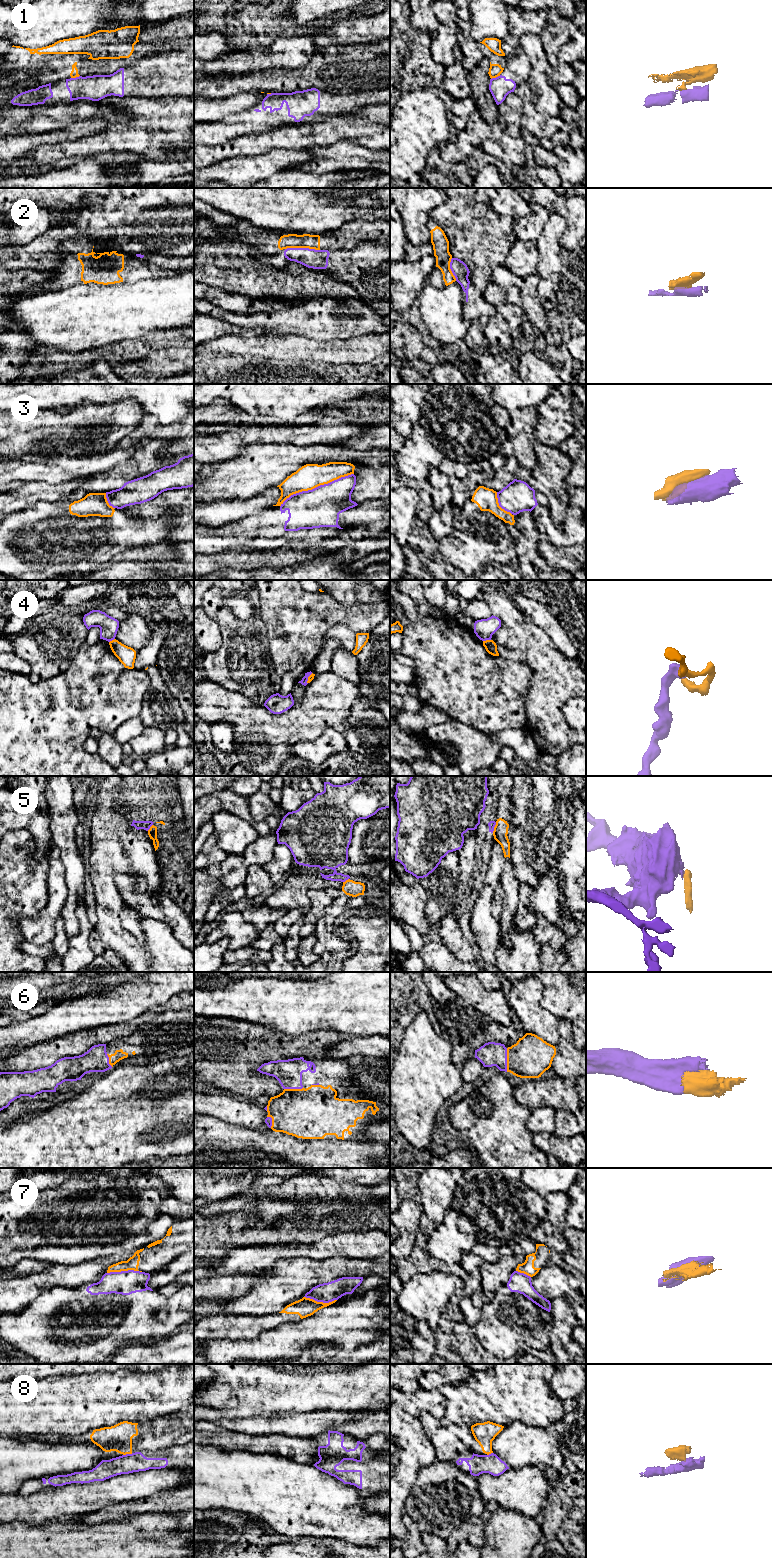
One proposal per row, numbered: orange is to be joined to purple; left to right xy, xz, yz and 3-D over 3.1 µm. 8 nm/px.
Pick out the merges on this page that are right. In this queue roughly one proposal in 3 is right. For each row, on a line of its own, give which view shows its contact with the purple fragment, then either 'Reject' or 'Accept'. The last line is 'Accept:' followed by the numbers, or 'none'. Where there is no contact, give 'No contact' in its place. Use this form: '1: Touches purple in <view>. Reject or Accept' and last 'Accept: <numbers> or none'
1: Touches purple in yz. Reject
2: Touches purple in xz. Reject
3: Touches purple in xz. Reject
4: Touches purple in yz. Reject
5: Touches purple in yz. Reject
6: Touches purple in yz. Accept
7: Touches purple in xy. Reject
8: Touches purple in xy. Reject
Accept: 6

